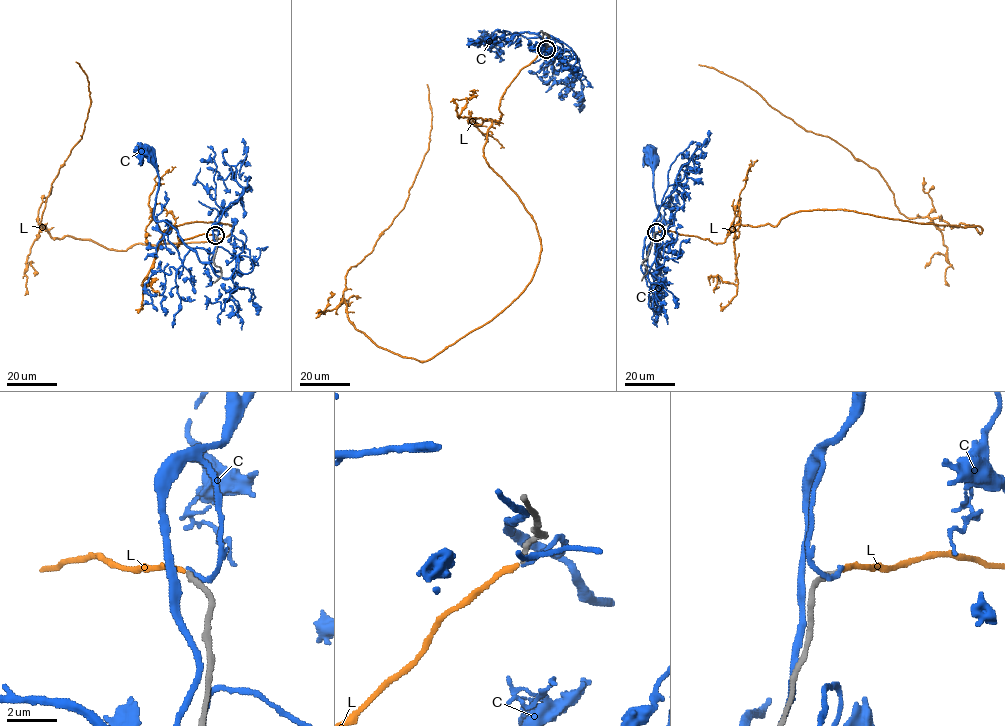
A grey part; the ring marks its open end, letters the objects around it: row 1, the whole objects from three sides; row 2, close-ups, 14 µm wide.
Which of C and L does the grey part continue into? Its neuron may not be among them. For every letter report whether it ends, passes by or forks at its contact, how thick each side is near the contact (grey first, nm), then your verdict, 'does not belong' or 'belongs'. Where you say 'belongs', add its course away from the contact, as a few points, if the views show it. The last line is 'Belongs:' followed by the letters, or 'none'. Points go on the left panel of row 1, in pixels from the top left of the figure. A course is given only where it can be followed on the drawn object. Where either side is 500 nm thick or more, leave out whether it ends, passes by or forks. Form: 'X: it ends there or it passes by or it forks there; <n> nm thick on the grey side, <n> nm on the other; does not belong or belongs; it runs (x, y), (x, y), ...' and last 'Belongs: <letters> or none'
C: it ends there; 220 nm thick on the grey side, 180 nm on the other; does not belong
L: it ends there; 220 nm thick on the grey side, 200 nm on the other; belongs; it runs (214, 234), (176, 248), (177, 229), (163, 231), (232, 226), (120, 250), (39, 225), (91, 103), (76, 62)
Belongs: L

